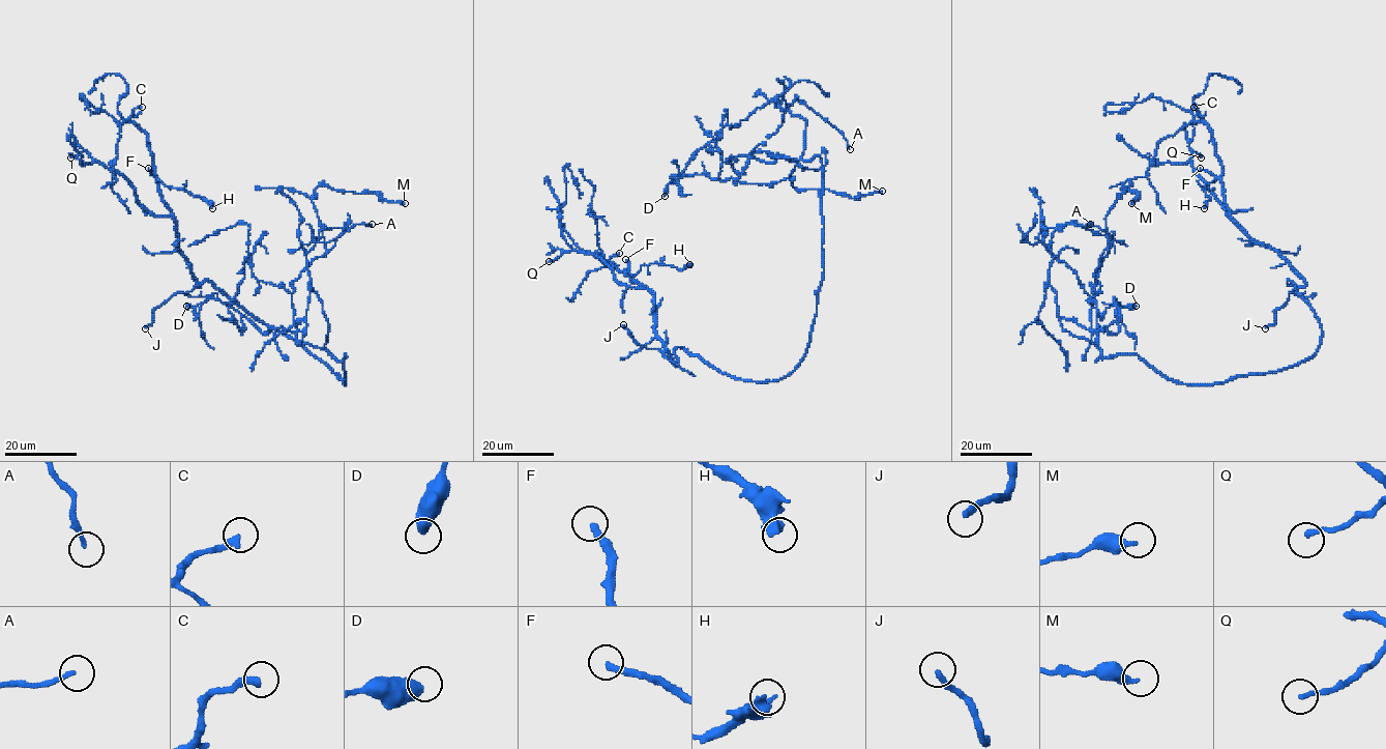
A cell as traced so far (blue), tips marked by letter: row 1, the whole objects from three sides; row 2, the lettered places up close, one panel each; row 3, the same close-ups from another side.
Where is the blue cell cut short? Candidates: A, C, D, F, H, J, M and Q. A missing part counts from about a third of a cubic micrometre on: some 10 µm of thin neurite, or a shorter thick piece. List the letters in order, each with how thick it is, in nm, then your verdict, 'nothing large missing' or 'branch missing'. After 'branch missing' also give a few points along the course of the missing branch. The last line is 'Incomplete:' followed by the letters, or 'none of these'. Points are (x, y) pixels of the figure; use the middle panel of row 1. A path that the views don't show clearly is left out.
A: calibre 170 nm; branch missing; course (850, 149), (857, 162), (872, 160)
C: calibre 320 nm; branch missing
D: calibre 550 nm; nothing large missing
F: calibre 300 nm; branch missing
H: calibre 440 nm; nothing large missing
J: calibre 280 nm; branch missing
M: calibre 360 nm; nothing large missing
Q: calibre 190 nm; nothing large missing
Incomplete: A, C, F, J

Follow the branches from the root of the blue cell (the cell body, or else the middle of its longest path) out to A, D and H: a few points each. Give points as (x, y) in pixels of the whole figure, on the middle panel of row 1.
A: (806, 345), (823, 274), (823, 168), (819, 155), (801, 157), (805, 121), (785, 110), (804, 103), (850, 149)
D: (806, 345), (823, 274), (821, 159), (752, 157), (735, 179), (683, 175), (668, 183), (665, 196)
H: (806, 345), (774, 381), (731, 377), (680, 347), (674, 365), (654, 295), (633, 277), (689, 264)

